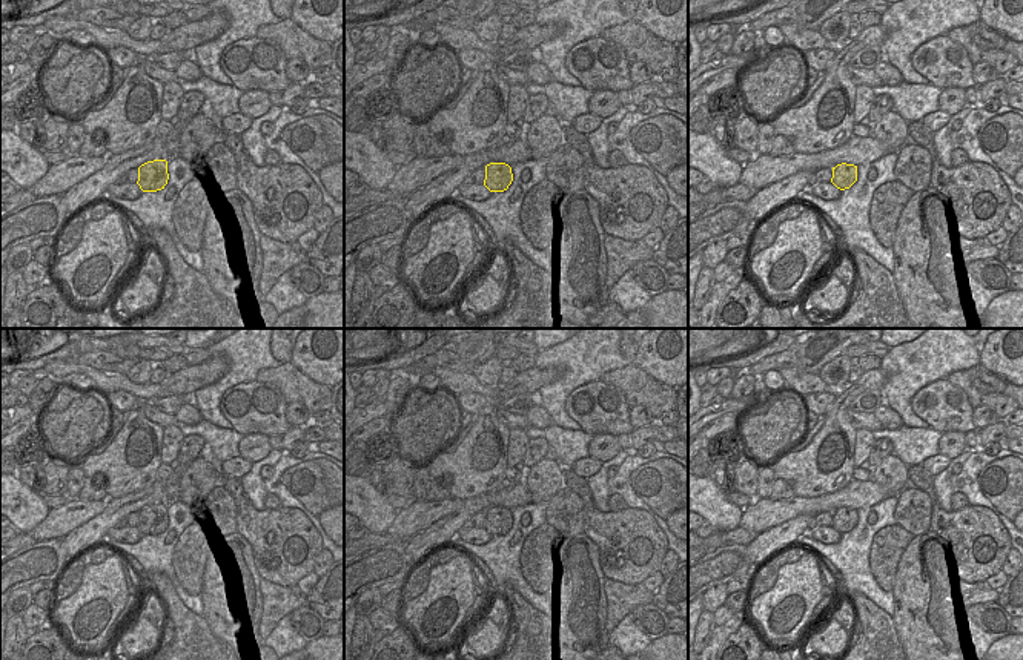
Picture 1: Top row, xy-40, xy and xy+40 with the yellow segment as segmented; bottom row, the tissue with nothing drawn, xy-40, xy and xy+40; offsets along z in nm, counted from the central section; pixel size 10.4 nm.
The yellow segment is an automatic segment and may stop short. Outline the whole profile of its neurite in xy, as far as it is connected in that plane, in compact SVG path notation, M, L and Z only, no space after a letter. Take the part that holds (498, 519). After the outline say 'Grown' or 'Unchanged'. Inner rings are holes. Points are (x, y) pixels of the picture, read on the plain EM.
M490 507L485 510L484 530L490 536L504 536L513 525L512 511L505 507Z. Unchanged.

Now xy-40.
M166 503L147 505L138 511L137 528L143 536L161 534L167 528L167 523L169 517Z. Unchanged.

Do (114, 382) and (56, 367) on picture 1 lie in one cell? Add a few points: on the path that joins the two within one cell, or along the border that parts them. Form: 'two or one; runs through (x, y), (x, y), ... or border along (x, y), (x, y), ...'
one; runs through (100, 378), (83, 369), (69, 369)

